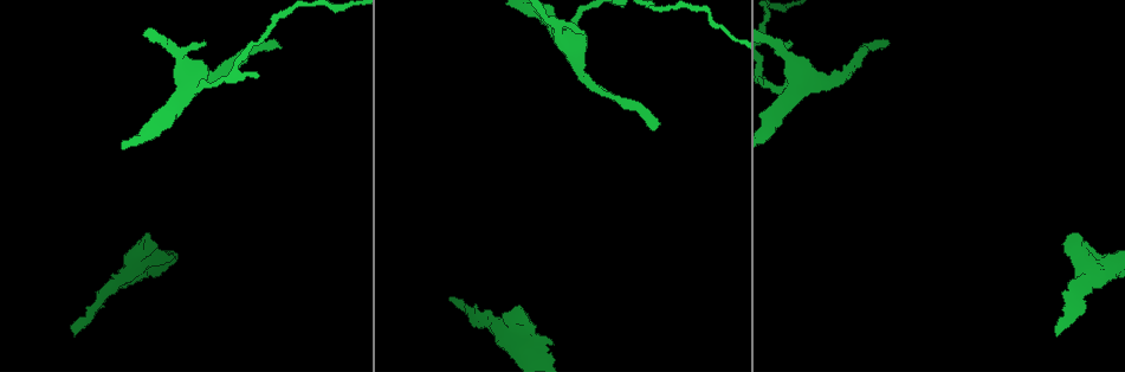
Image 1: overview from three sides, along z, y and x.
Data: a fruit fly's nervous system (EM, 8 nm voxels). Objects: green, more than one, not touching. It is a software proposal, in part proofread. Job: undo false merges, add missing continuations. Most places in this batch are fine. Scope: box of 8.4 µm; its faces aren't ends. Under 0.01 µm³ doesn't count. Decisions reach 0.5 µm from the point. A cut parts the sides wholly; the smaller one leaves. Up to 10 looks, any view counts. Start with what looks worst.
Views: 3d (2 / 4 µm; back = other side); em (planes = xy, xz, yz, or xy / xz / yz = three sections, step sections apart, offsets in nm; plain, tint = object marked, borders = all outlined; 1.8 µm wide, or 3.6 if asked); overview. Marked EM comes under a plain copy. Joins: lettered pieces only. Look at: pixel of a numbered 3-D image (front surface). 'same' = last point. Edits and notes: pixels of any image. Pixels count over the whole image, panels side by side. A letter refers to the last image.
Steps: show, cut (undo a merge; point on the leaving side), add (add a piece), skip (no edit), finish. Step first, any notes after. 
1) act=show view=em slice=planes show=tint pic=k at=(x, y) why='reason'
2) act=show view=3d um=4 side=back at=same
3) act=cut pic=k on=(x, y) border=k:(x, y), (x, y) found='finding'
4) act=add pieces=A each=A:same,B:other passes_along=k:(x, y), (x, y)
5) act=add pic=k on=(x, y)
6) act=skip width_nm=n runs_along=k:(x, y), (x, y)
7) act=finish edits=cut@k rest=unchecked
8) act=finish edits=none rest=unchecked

act=show view=3d um=4 pic=1 at=(1069, 236) why='an open end'

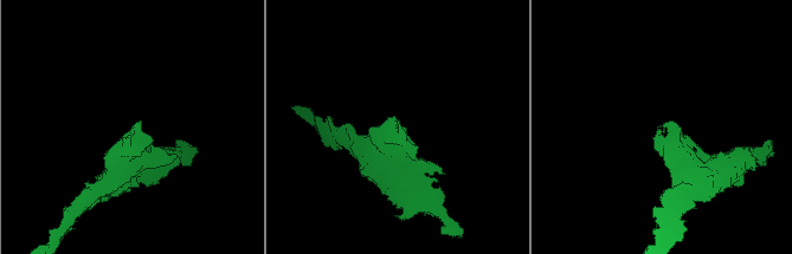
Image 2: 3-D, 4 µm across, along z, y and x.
act=show view=em slice=xy step=4 show=tint pic=2 at=(135, 124)

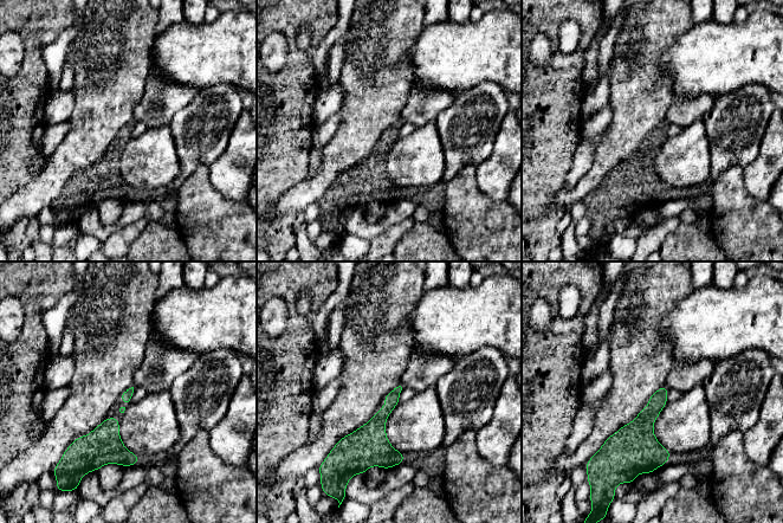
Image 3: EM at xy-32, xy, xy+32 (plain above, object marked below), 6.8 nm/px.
act=show view=em slice=planes show=borders at=same why='cut it another way'

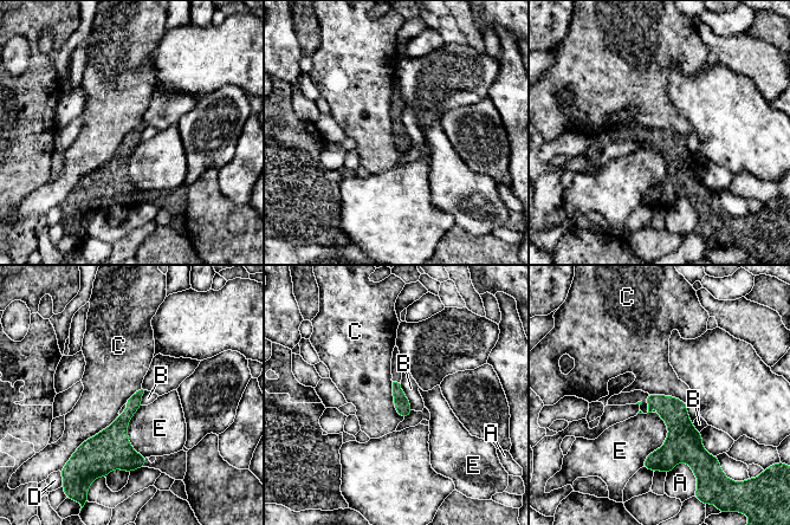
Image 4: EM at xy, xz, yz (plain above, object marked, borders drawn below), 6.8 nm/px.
act=skip each=A:other,B:other,C:other,D:other,E:other found='none of them fits'

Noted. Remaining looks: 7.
act=show view=em slice=planes show=tint pic=1 at=(888, 41) why='an open end'

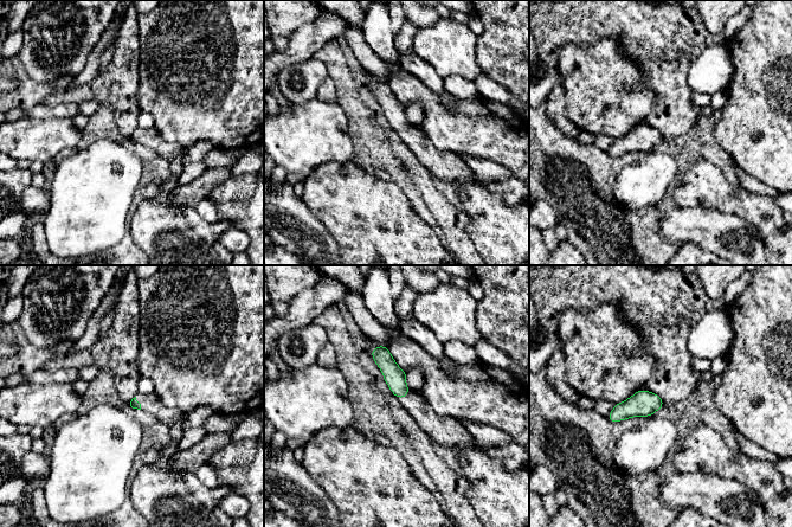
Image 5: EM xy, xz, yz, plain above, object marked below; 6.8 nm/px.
act=show view=em slice=planes show=borders at=same why='what lies round it'

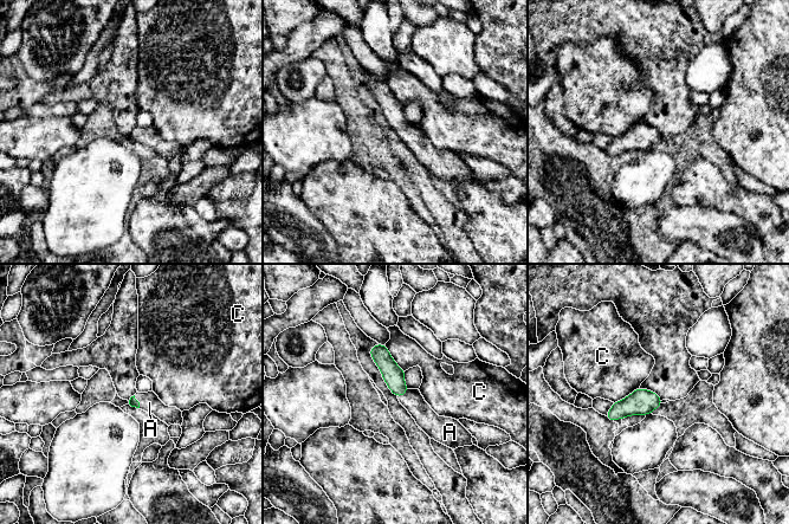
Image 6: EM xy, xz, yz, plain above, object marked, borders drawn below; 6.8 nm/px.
act=add pic=6 on=(149, 402) longest_contact=C:220nm each=A:same,C:other found='it goes on there'

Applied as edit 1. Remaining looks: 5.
act=show view=overview

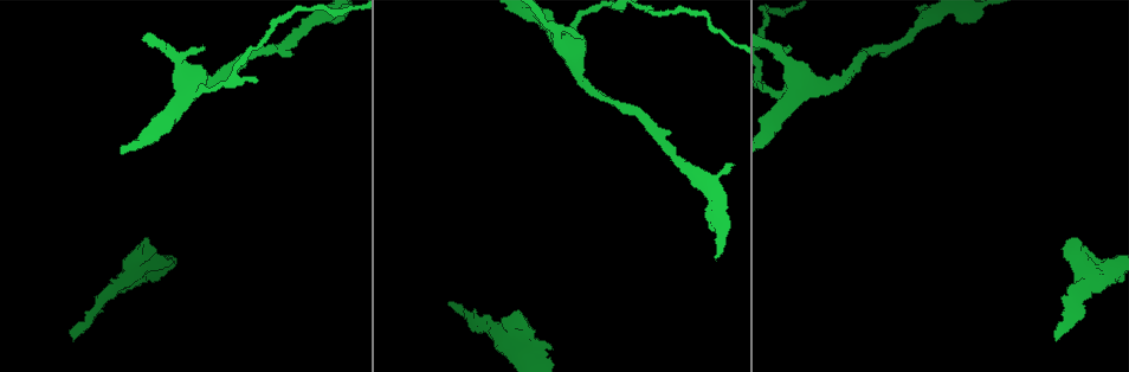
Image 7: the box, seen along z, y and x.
act=show view=em slice=xz step=16 show=tint pic=7 at=(453, 304) why='branch stops here'

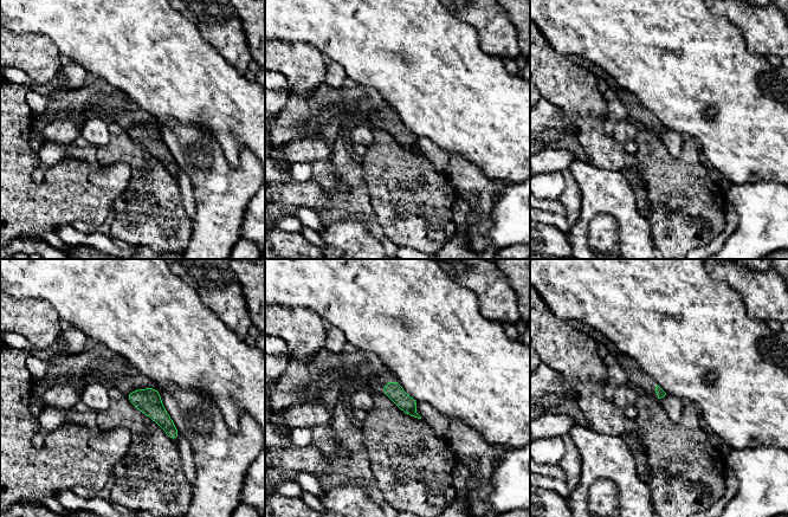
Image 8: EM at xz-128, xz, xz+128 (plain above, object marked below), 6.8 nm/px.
act=show view=em slice=planes show=borders at=same

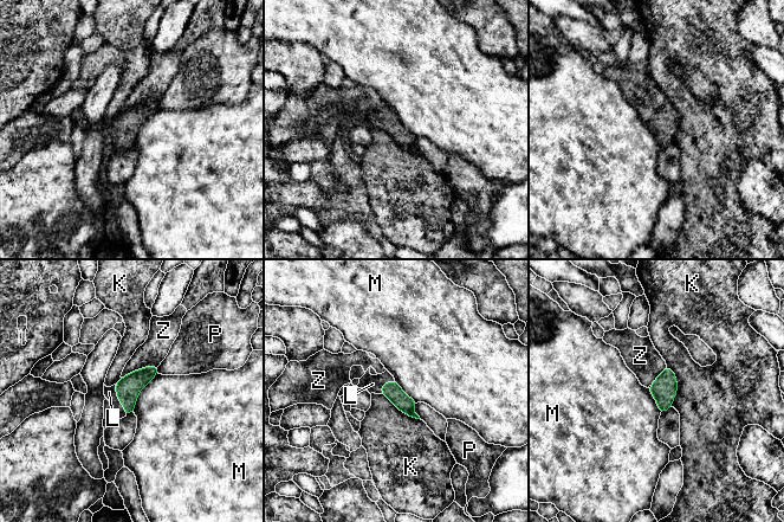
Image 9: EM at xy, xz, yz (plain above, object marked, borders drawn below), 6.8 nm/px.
act=add pic=9 on=(109, 392) width_nm=120 each=K:other,L:same,M:other,P:other,Z:other passes_along=9:(128, 388), (118, 400), (109, 392) found='it goes on there'

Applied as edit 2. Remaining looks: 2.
act=show view=overview why='see it whole again'

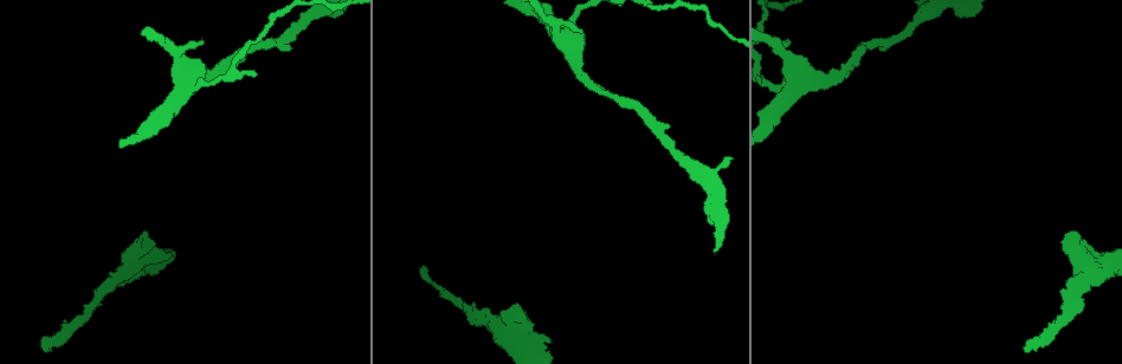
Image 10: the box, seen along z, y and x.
act=show view=em slice=planes show=borders pic=10 at=(787, 40) why='branch stops here'

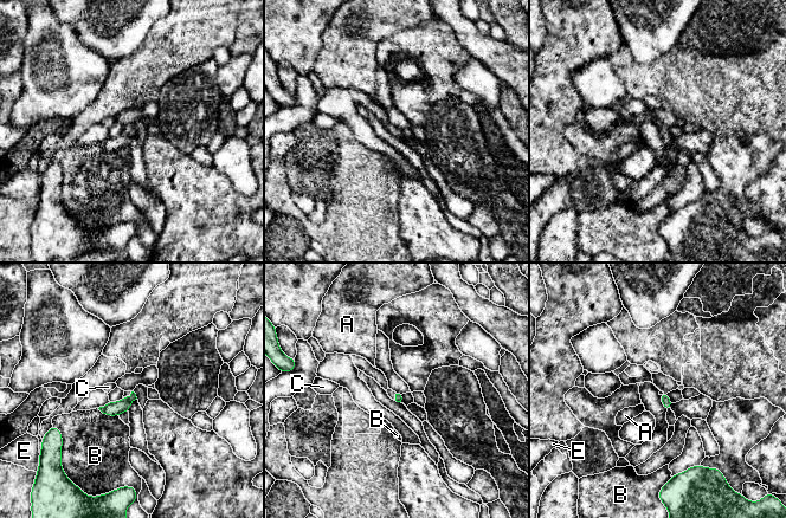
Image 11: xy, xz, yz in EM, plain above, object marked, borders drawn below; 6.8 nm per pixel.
act=skip each=A:other,B:other,C:other,E:other border=11:(97, 408), (108, 415), (117, 416) found='no lettered piece goes on from it'

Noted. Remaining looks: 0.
act=finish edits=add@6,add@9 rest=unchecked

